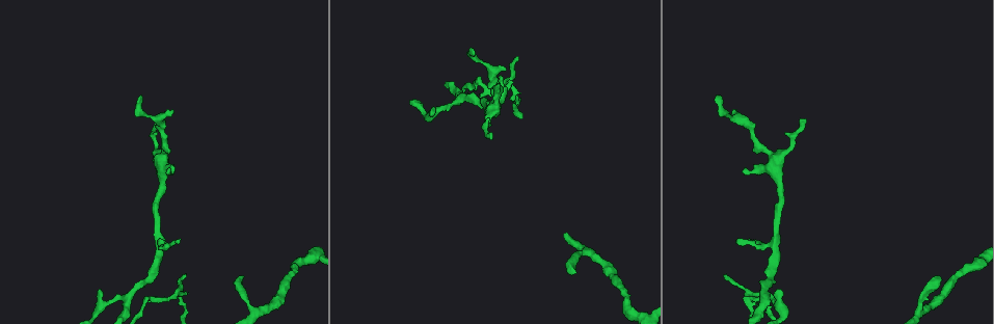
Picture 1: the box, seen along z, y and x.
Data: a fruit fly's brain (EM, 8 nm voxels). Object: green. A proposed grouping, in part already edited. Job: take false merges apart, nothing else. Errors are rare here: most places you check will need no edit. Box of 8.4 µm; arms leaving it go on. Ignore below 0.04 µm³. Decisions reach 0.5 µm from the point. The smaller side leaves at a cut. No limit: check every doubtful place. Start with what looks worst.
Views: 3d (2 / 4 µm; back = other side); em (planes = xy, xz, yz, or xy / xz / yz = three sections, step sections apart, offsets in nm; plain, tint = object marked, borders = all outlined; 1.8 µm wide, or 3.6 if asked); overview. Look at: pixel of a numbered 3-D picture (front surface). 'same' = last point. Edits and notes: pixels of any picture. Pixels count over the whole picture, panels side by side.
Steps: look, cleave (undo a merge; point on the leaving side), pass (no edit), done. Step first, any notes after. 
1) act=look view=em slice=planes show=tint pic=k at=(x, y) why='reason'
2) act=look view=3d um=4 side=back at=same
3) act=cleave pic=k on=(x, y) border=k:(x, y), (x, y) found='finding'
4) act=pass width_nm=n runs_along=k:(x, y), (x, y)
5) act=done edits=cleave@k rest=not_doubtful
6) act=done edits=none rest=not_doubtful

act=look view=3d um=2 pic=1 at=(497, 96) why='calibre changes'

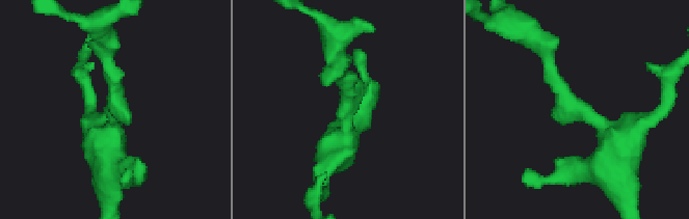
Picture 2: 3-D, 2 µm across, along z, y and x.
act=look view=em slice=planes show=plain pic=2 at=(116, 118) why='need the tissue'

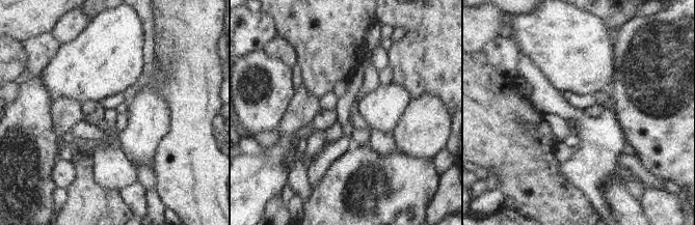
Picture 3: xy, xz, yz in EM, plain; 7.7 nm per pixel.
act=look view=em slice=planes show=tint at=same why='where the object lies'

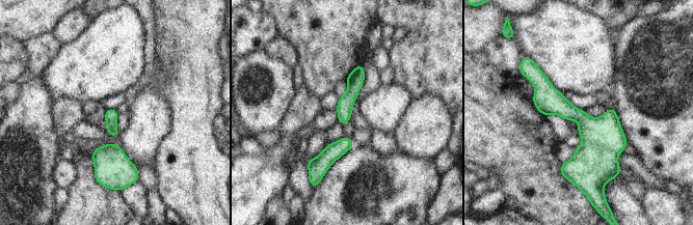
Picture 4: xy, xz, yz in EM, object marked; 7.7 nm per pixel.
act=pass width_nm=100 runs_along=4:(536, 71), (587, 127), (575, 176) found='continuous, no second neuron'

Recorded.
act=look view=em slice=xy step=16 show=tint pic=1 at=(175, 294) why='sharp bend'

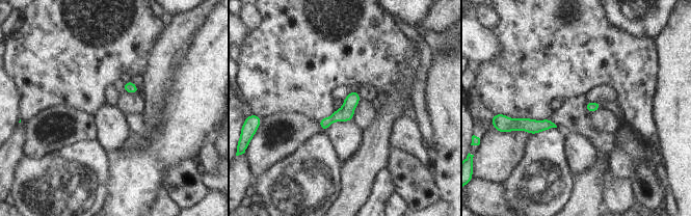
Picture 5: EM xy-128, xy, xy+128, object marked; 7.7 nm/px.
act=look view=em slice=xz step=4 show=tint at=same why='cut it another way'

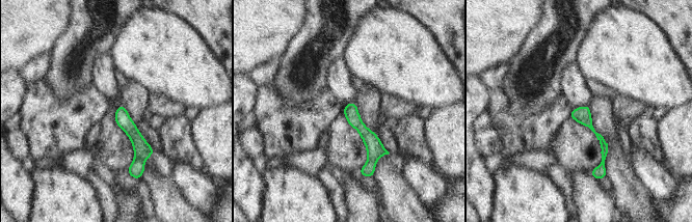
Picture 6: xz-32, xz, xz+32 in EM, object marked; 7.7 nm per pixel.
act=pass runs_along=6:(351, 105), (372, 142), (371, 172) found='all the same neuron'

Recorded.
act=look view=em slice=planes show=borders pic=1 at=(128, 298) why='a fork'

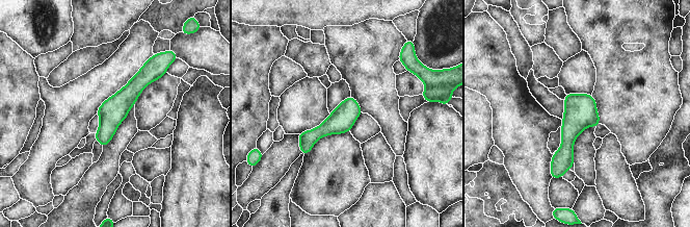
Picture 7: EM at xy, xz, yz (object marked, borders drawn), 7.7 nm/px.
act=pass width_nm=190 runs_along=7:(154, 66), (111, 112), (103, 143) found='continuous, no second neuron'

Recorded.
act=done edits=none rest=not_doubtful

